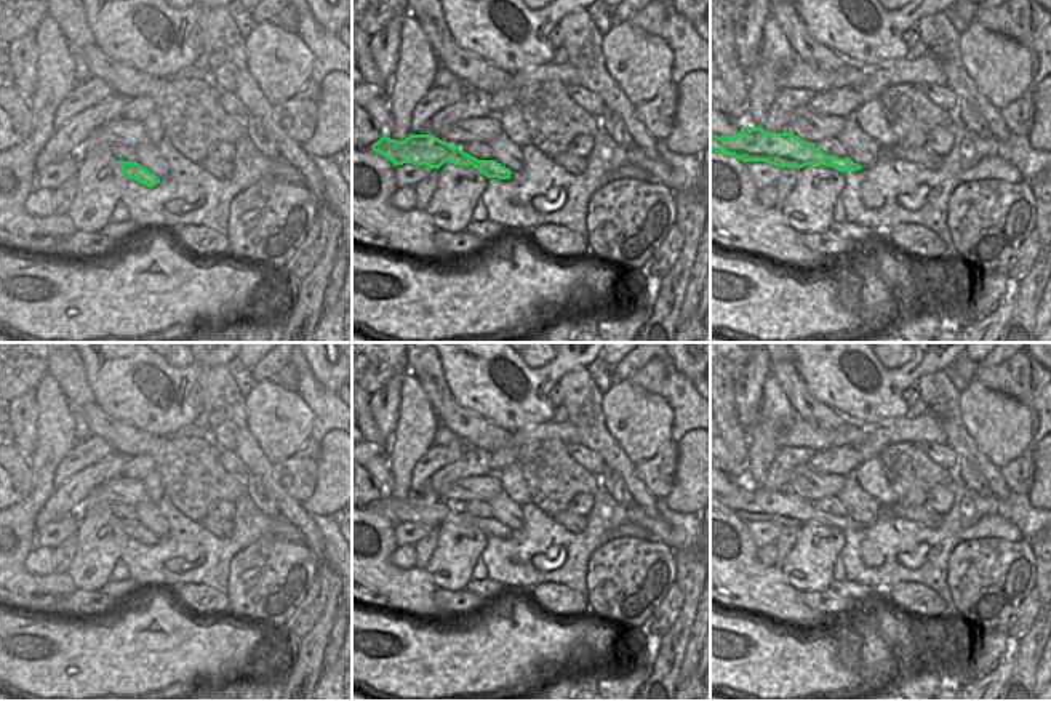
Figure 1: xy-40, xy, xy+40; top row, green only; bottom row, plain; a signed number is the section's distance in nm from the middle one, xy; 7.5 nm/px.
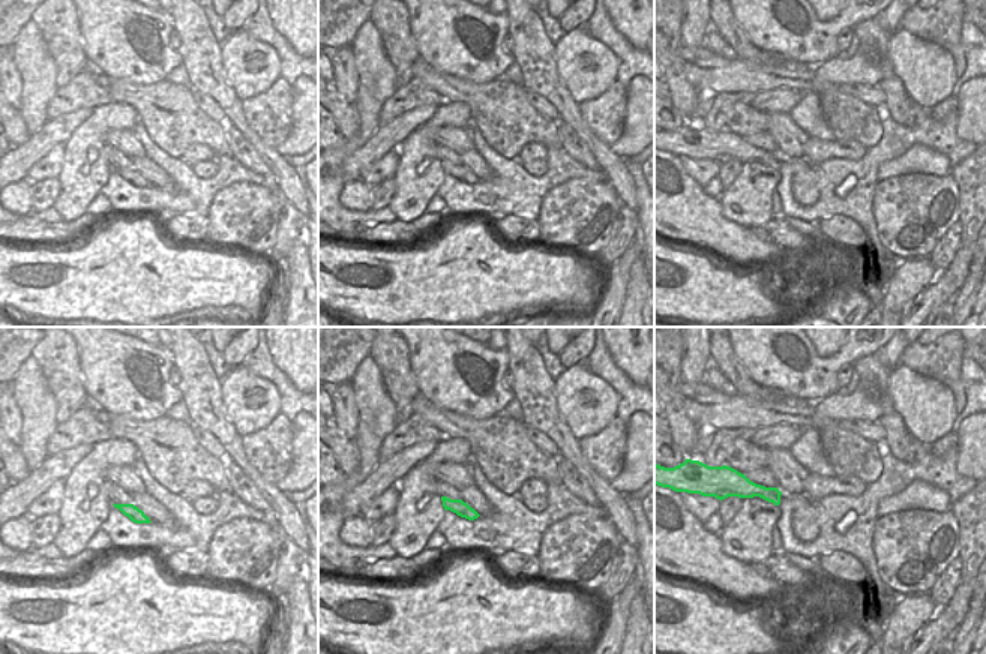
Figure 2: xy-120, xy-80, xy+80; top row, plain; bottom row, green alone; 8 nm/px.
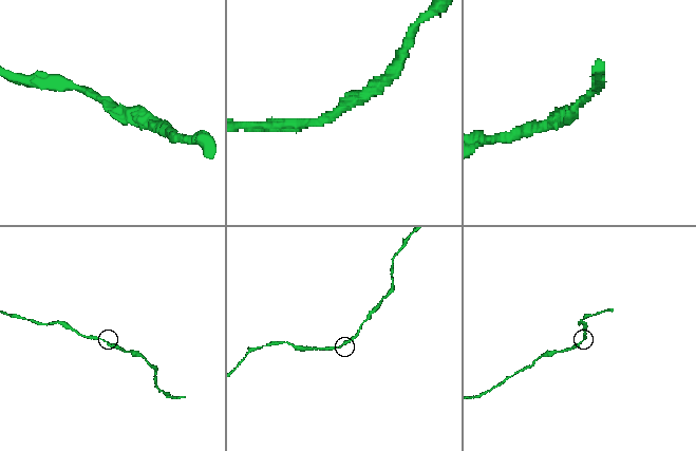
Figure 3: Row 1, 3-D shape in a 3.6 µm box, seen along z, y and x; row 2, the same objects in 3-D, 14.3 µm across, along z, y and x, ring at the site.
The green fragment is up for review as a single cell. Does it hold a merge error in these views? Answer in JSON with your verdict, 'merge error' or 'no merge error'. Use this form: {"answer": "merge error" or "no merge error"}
{"answer": "no merge error"}

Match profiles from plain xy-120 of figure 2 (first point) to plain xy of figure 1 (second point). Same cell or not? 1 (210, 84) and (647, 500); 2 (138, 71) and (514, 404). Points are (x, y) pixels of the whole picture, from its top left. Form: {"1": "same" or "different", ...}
{"1": "same", "2": "same"}

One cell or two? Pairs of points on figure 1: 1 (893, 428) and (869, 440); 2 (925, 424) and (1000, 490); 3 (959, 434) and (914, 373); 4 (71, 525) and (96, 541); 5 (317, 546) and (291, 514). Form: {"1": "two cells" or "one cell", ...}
{"1": "one cell", "2": "two cells", "3": "two cells", "4": "two cells", "5": "one cell"}

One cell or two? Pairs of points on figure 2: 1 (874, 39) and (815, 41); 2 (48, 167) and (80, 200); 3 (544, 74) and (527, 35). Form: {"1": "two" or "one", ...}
{"1": "two", "2": "two", "3": "one"}

